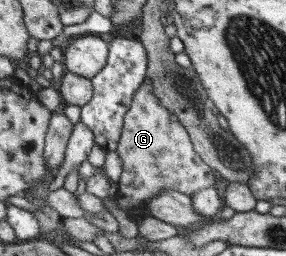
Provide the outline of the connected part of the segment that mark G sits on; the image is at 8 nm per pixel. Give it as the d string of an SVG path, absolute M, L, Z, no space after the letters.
M143 81L124 117L121 137L115 150L122 159L123 170L117 183L116 204L130 217L132 228L137 219L149 216L148 202L163 189L175 189L186 195L193 195L201 189L212 187L216 171L198 156L193 149L188 133L176 115L158 105L154 97L152 81Z

